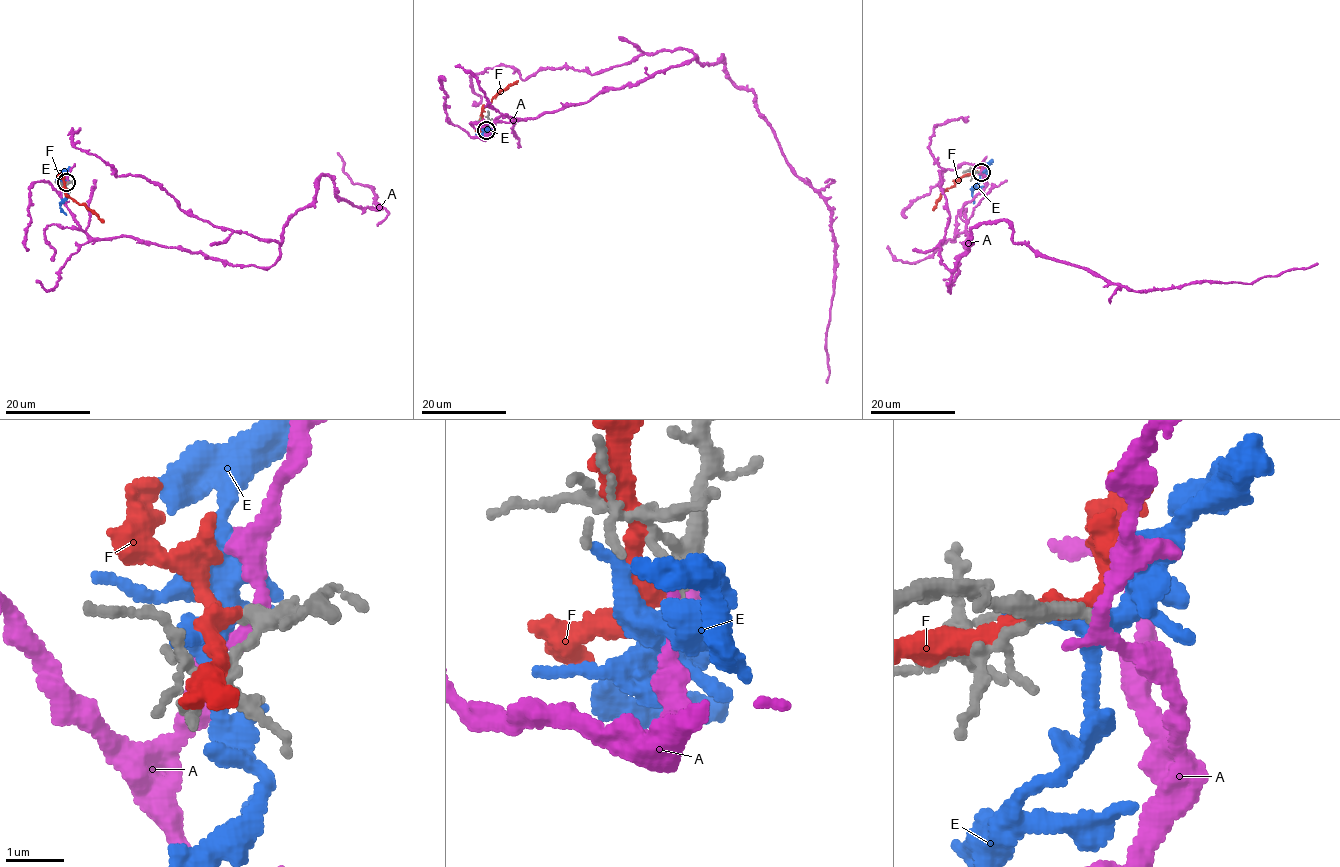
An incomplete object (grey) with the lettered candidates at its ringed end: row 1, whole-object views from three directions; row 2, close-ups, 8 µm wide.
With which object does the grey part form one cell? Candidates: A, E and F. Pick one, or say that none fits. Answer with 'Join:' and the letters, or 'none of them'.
Join: none of them

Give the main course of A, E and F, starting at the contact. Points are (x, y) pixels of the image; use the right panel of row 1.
A: (980, 172), (950, 291), (970, 229), (1006, 220), (1013, 242), (1138, 291), (1252, 283), (1318, 264)
E: (981, 172), (972, 193), (973, 204)
F: (979, 171), (962, 175), (944, 190), (933, 209)

